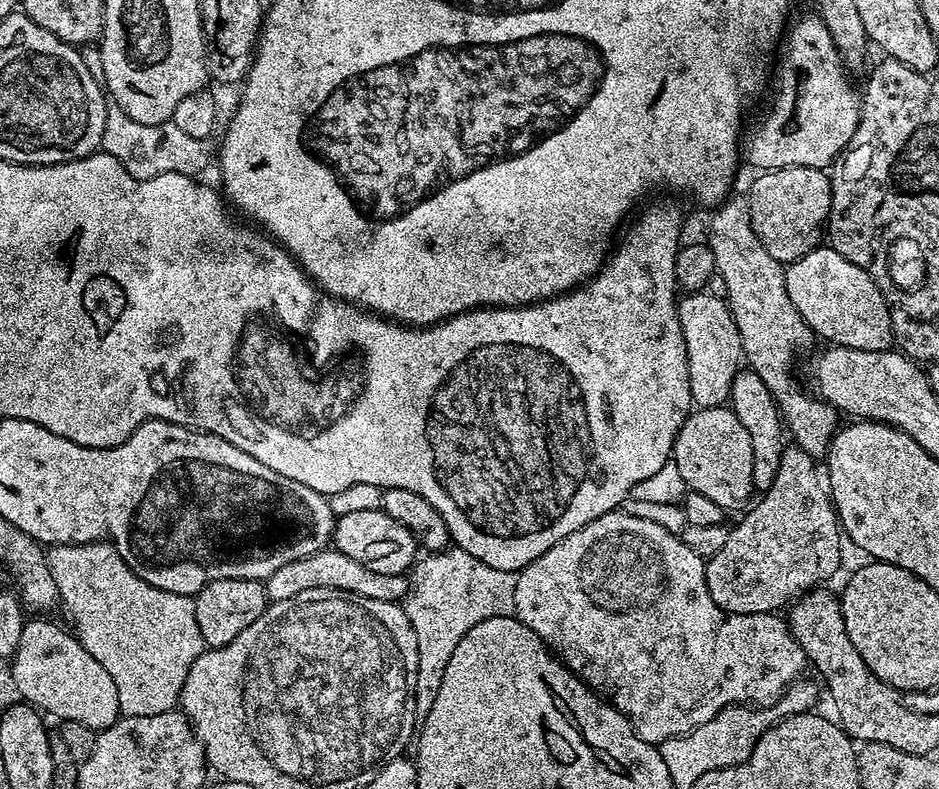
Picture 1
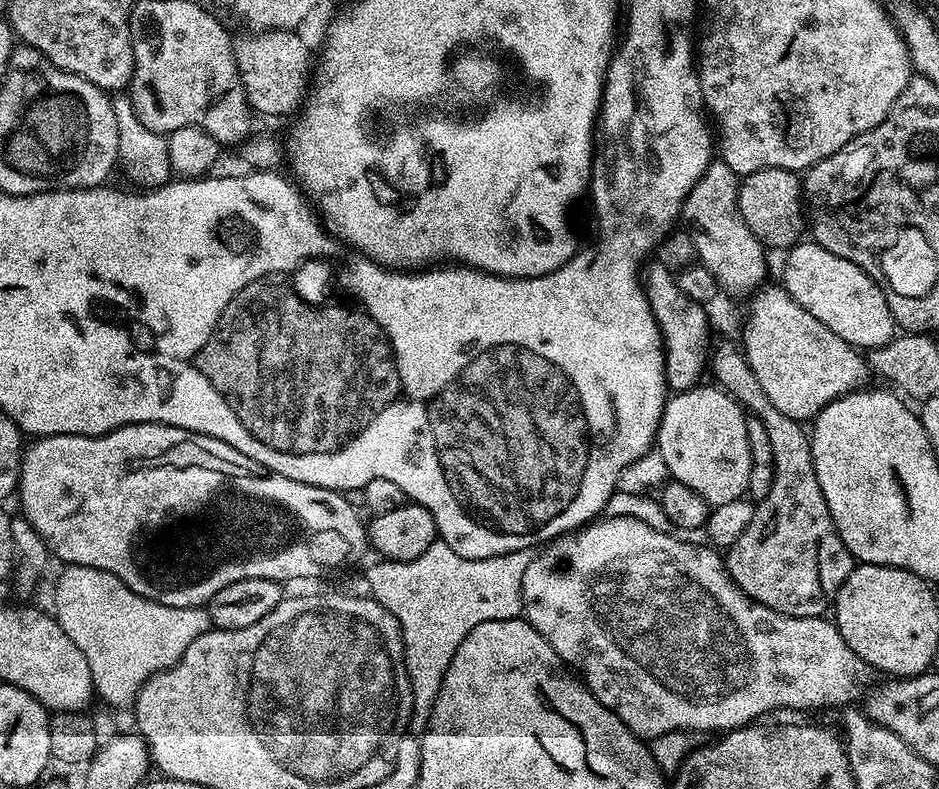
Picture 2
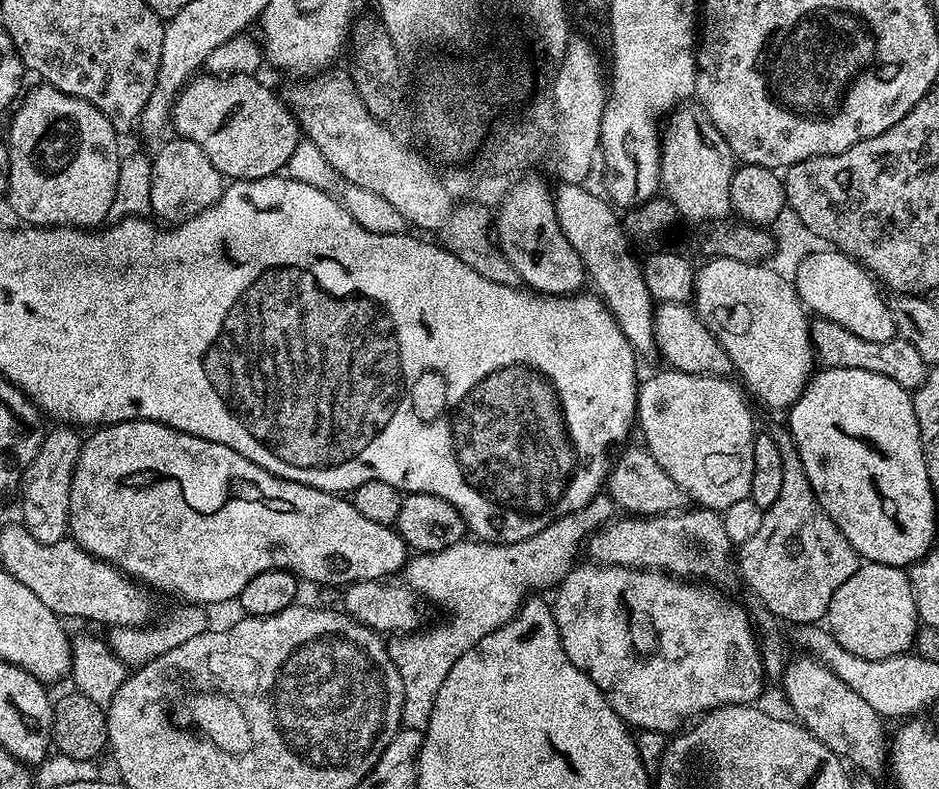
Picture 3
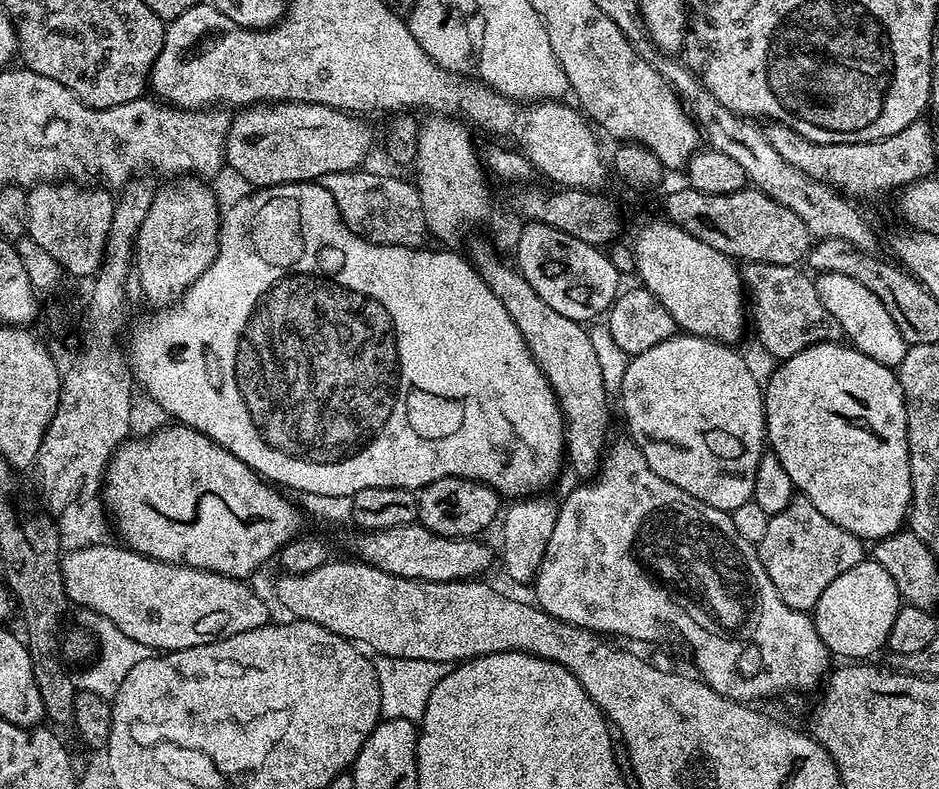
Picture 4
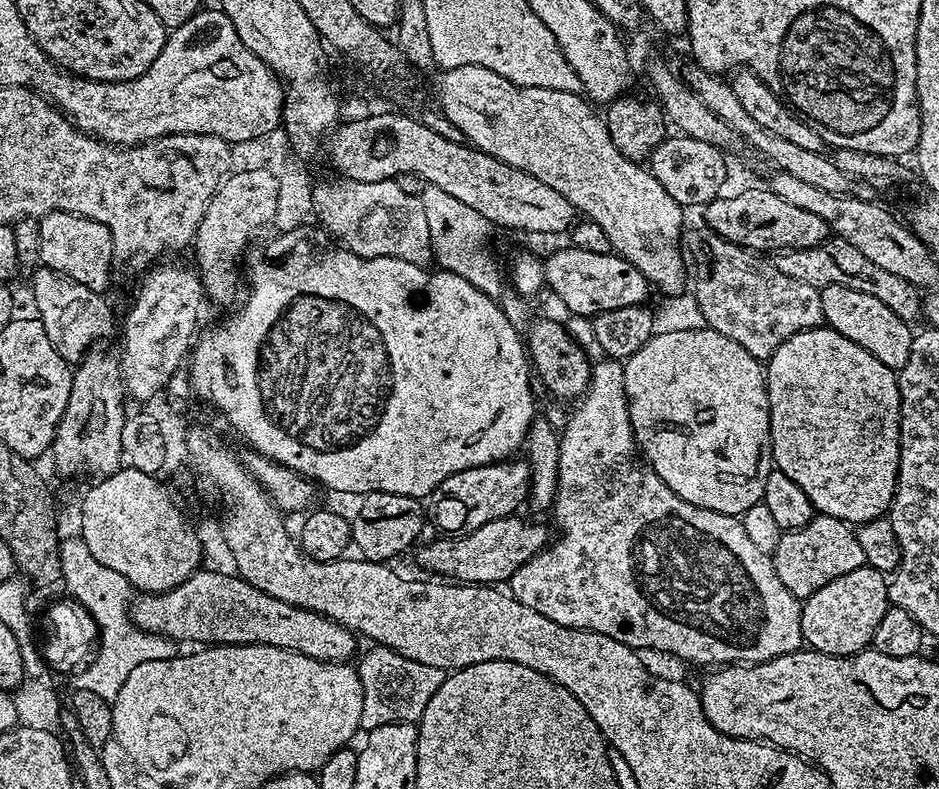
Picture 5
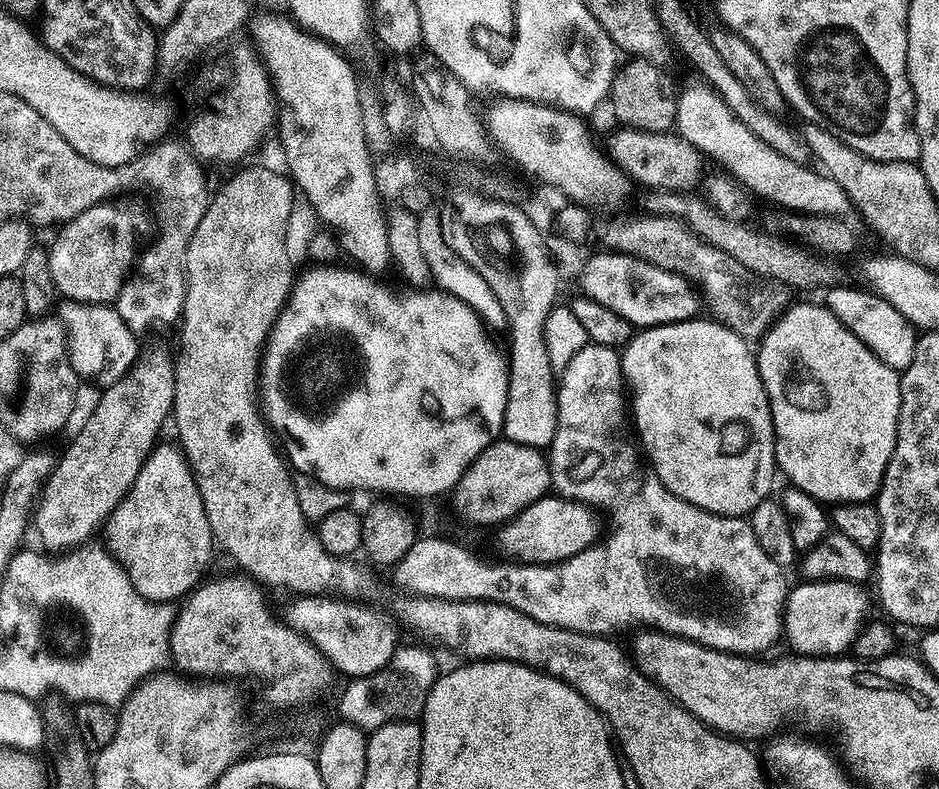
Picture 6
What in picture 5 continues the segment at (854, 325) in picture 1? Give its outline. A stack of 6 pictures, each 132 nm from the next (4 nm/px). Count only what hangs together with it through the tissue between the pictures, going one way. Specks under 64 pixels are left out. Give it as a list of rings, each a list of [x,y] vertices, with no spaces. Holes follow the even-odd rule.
[[[826,286],[820,289],[820,297],[824,324],[827,327],[874,354],[874,358],[878,358],[878,362],[888,368],[899,370],[906,366],[914,337],[913,330],[908,329],[911,328],[909,321],[898,318],[898,314],[894,314],[890,306],[878,302],[878,298],[873,298],[870,294],[862,294],[862,290],[850,290],[846,286]]]

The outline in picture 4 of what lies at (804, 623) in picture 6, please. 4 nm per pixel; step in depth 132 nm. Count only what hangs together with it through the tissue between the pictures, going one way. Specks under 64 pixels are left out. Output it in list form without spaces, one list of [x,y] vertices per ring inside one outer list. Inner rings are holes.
[[[866,558],[858,566],[846,570],[846,574],[838,574],[838,578],[822,590],[822,598],[818,598],[814,609],[816,629],[833,657],[848,656],[844,658],[860,662],[872,658],[868,656],[887,645],[890,626],[894,626],[901,606],[900,591],[894,586],[894,578],[890,578],[876,560]]]

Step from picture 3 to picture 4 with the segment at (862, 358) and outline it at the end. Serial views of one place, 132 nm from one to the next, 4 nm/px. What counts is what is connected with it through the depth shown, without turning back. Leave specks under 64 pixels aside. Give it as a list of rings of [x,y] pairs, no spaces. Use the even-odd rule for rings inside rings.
[[[745,263],[742,268],[742,283],[750,297],[751,327],[756,327],[761,346],[780,362],[816,344],[839,341],[842,336],[838,318],[818,298],[815,279],[807,271],[799,270],[793,265],[755,263]]]

